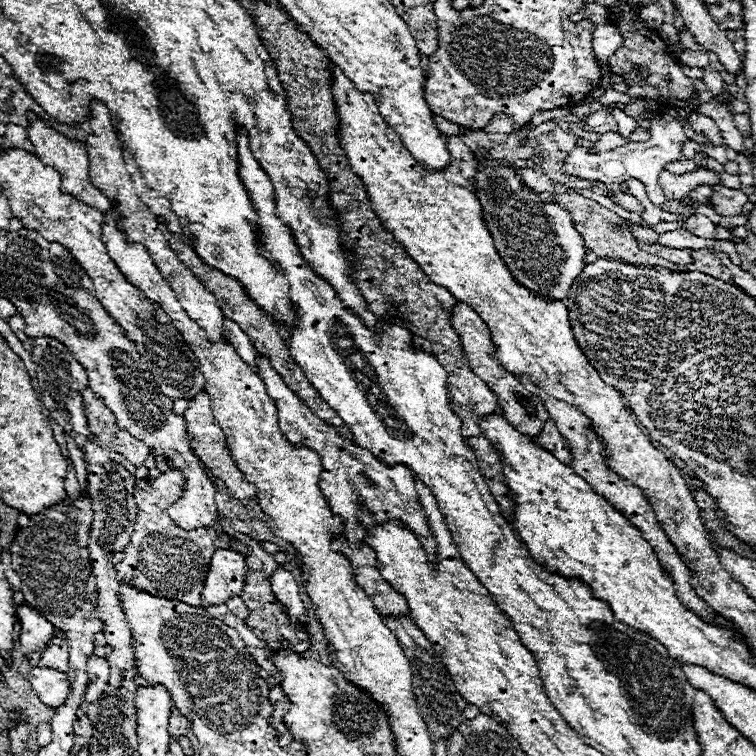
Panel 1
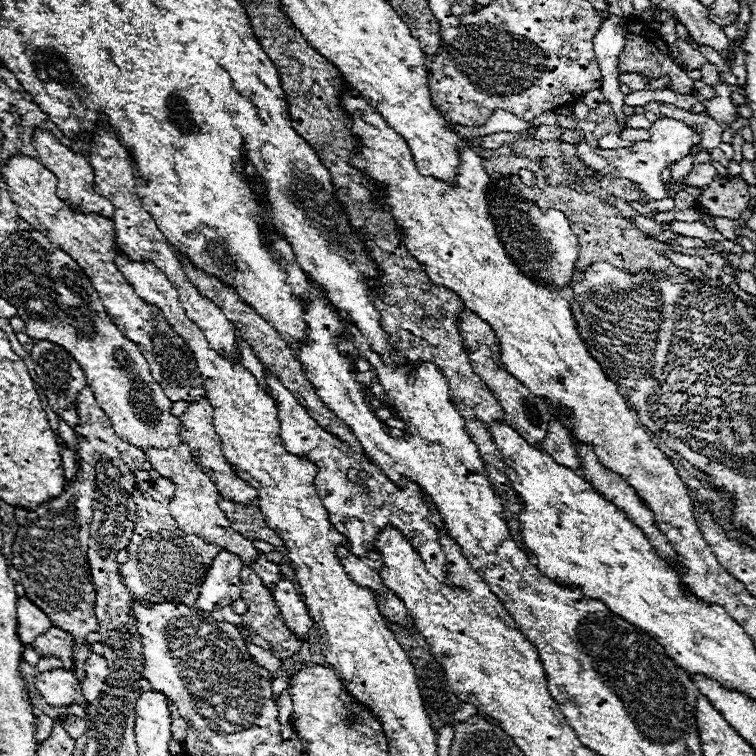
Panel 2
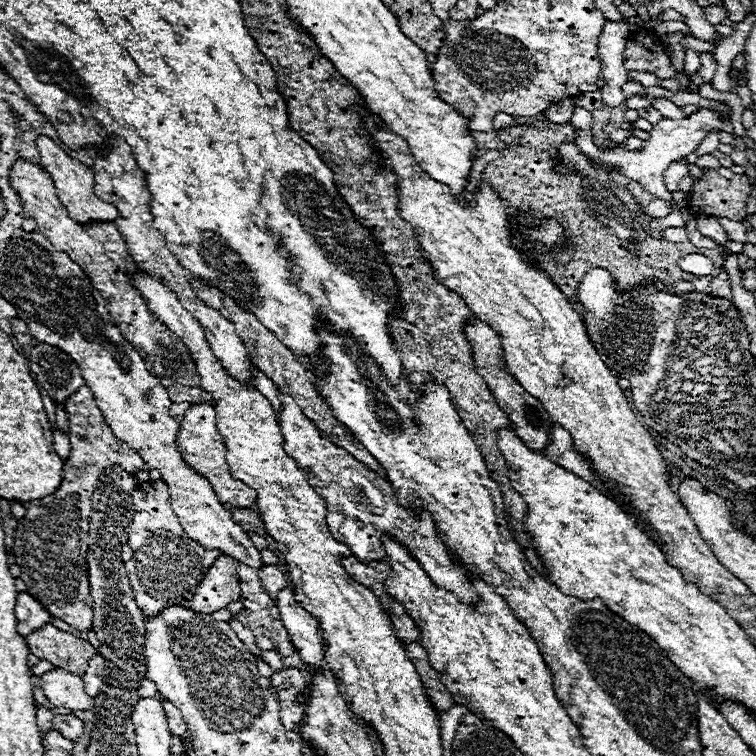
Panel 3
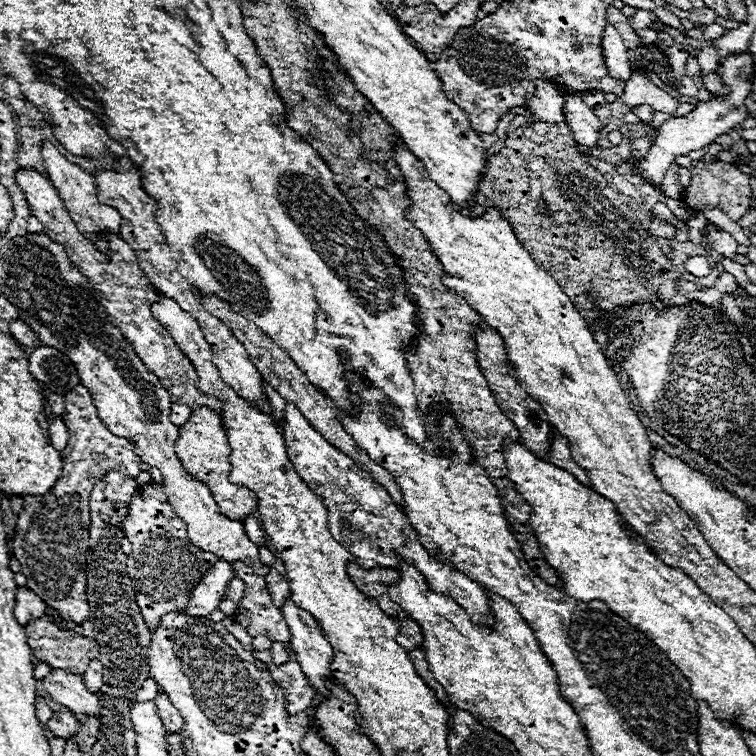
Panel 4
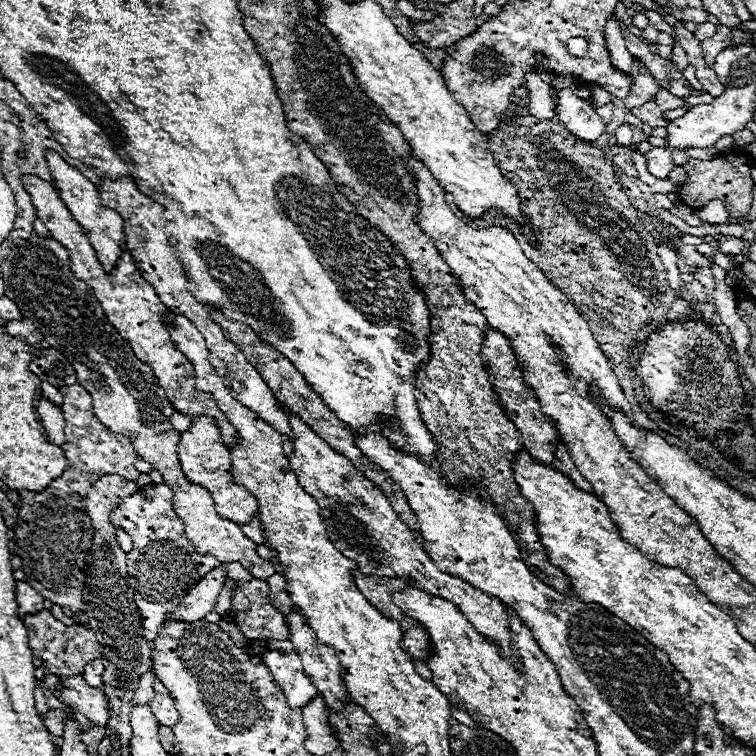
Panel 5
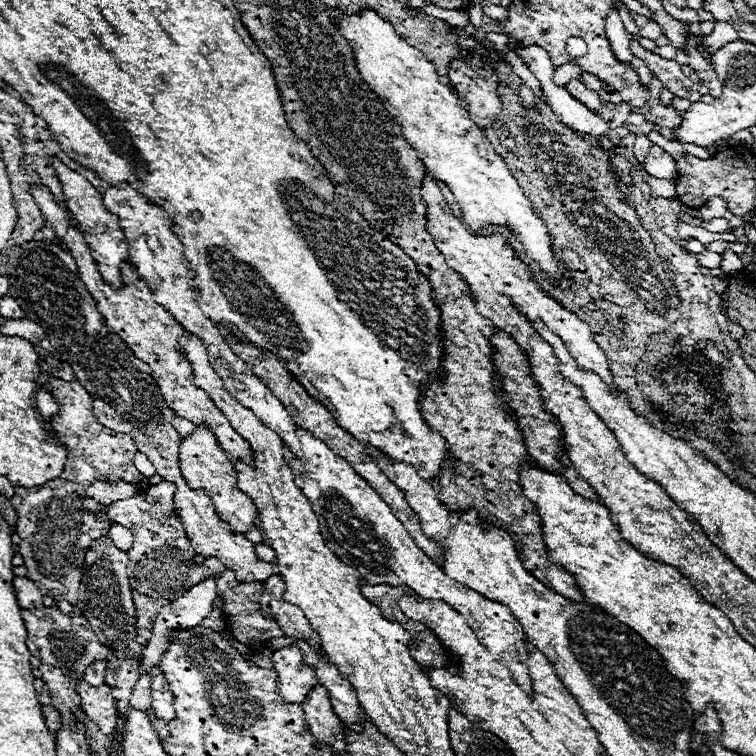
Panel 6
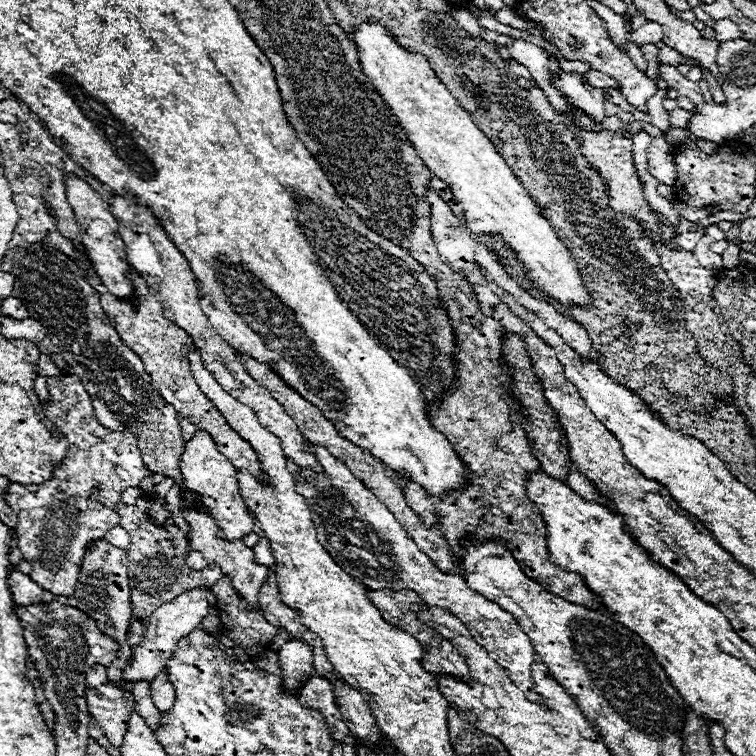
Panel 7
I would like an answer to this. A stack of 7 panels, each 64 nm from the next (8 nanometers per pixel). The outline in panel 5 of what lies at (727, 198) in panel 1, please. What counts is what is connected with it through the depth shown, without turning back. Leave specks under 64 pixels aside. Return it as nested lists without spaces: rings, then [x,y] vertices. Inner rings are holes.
[[[724,154],[714,160],[696,160],[690,158],[688,164],[682,166],[688,172],[688,180],[680,188],[682,202],[694,210],[706,206],[710,200],[722,200],[728,208],[728,212],[738,218],[746,216],[752,206],[752,184],[754,180],[750,178],[750,158],[744,154]]]

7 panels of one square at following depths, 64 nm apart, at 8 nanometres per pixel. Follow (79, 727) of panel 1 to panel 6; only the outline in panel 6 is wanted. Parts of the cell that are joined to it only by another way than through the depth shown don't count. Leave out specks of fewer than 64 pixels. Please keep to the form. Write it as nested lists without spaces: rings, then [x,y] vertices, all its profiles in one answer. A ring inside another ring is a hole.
[[[44,706],[42,708],[42,714],[44,714],[44,720],[46,720],[46,726],[52,734],[58,734],[58,728],[60,728],[60,714],[54,706]]]

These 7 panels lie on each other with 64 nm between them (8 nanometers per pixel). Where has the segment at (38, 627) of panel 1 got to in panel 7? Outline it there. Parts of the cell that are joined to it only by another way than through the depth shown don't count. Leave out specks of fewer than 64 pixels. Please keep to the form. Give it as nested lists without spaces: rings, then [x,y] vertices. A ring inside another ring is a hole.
[[[10,566],[8,582],[10,582],[10,588],[14,592],[12,598],[14,598],[16,604],[26,606],[26,604],[40,604],[42,602],[42,598],[40,598],[42,588],[36,582],[32,582],[26,574],[22,574],[18,570],[12,570],[12,566]]]

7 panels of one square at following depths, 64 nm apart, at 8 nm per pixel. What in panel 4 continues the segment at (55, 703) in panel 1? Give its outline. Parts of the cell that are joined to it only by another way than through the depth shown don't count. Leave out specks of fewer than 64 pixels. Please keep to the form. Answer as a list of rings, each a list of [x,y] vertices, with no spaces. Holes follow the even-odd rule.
[[[52,670],[48,676],[42,678],[42,688],[56,704],[62,704],[72,712],[92,714],[96,718],[100,716],[98,694],[90,694],[86,690],[82,676],[68,674],[62,670]]]

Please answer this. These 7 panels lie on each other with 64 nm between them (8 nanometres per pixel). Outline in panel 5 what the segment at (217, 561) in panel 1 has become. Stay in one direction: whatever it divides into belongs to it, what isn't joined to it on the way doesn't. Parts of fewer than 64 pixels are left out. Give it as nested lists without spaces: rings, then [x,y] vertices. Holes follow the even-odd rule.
[[[220,564],[218,568],[210,570],[206,578],[202,578],[180,602],[180,606],[168,614],[166,618],[184,620],[184,622],[196,622],[204,620],[208,612],[214,610],[216,598],[220,594],[220,588],[226,580],[226,568]]]

